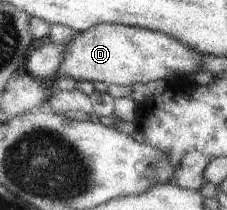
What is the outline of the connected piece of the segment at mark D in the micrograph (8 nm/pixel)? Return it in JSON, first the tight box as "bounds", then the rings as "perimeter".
{"bounds":[56,24,203,89],"perimeter":[[[99,24],[75,33],[69,40],[67,53],[56,75],[69,77],[76,82],[106,83],[111,89],[139,82],[166,80],[171,75],[177,75],[180,81],[190,81],[192,74],[199,72],[201,59],[203,55],[197,49],[159,31],[119,24]]]}

